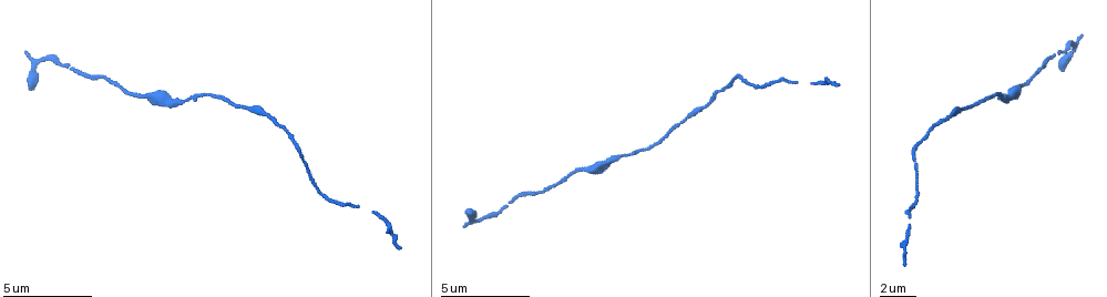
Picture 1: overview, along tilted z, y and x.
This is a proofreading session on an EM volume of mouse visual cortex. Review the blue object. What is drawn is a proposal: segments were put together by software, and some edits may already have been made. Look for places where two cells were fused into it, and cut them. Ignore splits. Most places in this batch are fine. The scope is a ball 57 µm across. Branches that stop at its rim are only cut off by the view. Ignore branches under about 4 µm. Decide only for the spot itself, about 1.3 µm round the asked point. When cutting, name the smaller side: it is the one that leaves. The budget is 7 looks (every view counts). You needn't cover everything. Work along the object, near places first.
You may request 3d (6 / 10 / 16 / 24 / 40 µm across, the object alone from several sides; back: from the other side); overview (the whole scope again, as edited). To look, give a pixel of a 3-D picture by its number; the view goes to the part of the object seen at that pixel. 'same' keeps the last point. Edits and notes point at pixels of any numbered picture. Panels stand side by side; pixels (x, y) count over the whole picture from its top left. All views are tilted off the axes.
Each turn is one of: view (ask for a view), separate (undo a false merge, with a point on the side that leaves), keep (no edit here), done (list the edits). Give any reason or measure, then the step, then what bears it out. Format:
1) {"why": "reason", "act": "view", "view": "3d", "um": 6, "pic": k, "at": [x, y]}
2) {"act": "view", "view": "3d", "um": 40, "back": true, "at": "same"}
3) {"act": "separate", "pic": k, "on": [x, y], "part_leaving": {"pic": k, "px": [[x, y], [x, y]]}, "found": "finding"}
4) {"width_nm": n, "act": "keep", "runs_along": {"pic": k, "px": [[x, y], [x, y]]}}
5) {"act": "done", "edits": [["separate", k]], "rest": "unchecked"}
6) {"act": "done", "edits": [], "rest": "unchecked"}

{"why": "sudden change in width", "act": "view", "view": "3d", "um": 10, "pic": 1, "at": [587, 169]}

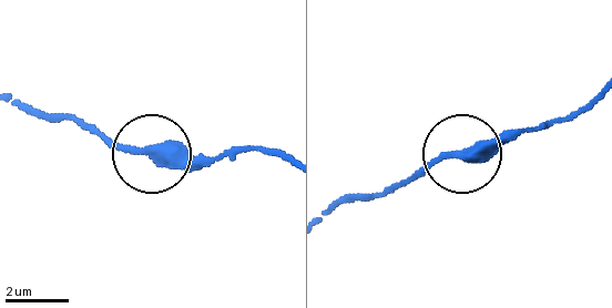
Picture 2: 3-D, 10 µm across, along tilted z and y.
{"act": "view", "view": "3d", "um": 6, "pic": 2, "at": [146, 151]}

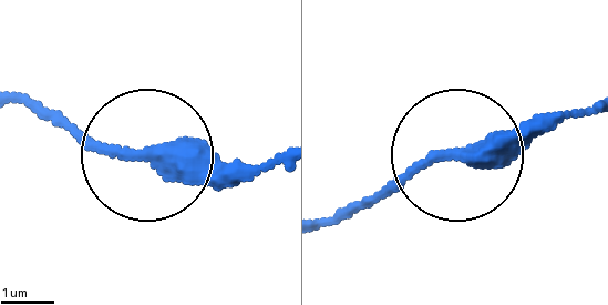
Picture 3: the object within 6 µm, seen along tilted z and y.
{"width_nm": 340, "act": "keep", "runs_along": {"pic": 3, "px": [[585, 109], [412, 164], [351, 216]]}, "found": "one cell here"}

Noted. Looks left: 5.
{"why": "sudden change in width", "act": "view", "view": "3d", "um": 16, "pic": 1, "at": [491, 213]}

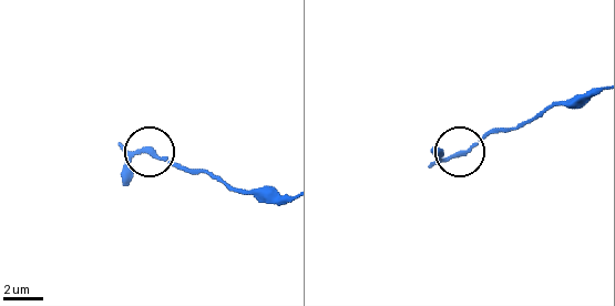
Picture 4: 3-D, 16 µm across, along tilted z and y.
{"act": "view", "view": "3d", "um": 6, "pic": 4, "at": [151, 154]}

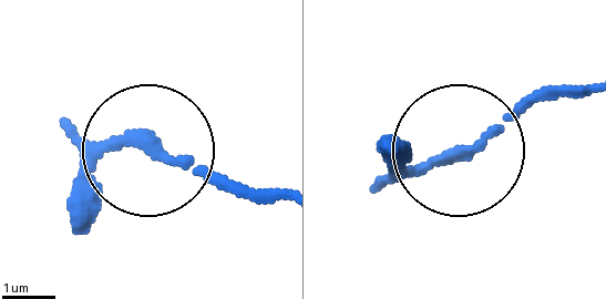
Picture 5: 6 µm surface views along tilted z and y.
{"act": "keep", "runs_along": {"pic": 5, "px": [[281, 195], [228, 194], [123, 145], [74, 204]]}, "found": "one cell here"}

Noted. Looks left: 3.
{"act": "view", "view": "3d", "um": 6, "pic": 1, "at": [229, 99]}

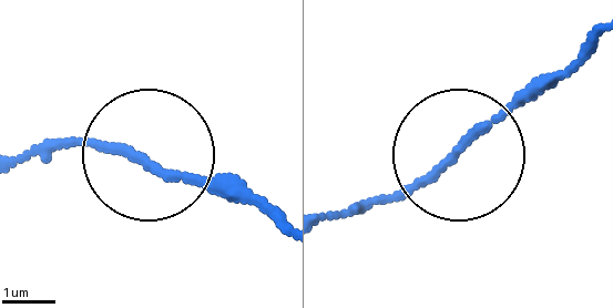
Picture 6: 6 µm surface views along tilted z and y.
{"width_nm": 150, "act": "keep", "runs_along": {"pic": 6, "px": [[149, 168], [236, 186]]}, "found": "continuous, no second cell"}

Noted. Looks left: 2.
{"act": "done", "edits": [], "rest": "unchecked"}

